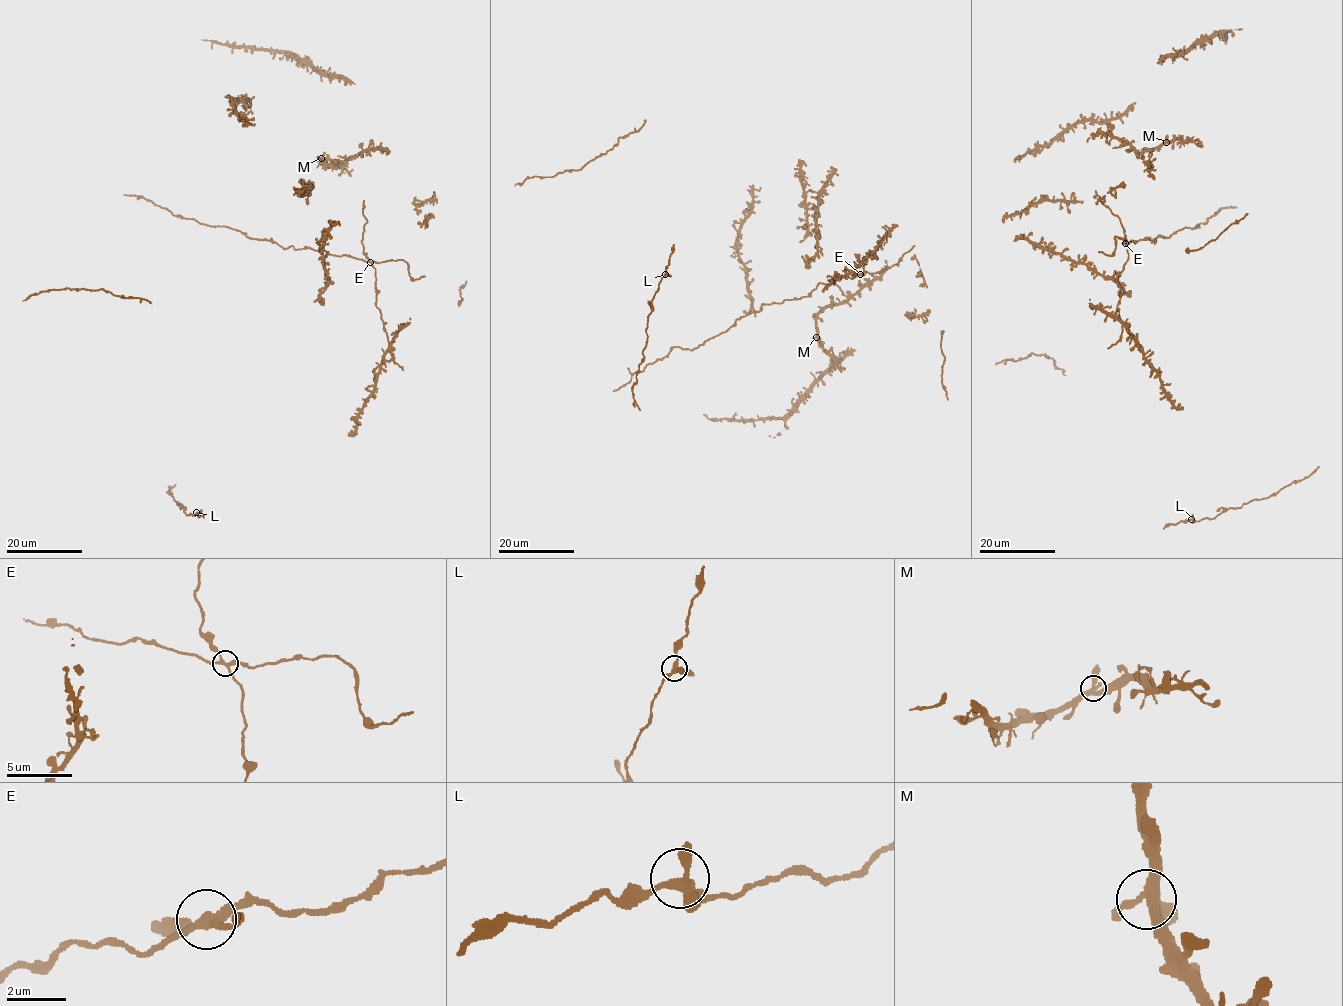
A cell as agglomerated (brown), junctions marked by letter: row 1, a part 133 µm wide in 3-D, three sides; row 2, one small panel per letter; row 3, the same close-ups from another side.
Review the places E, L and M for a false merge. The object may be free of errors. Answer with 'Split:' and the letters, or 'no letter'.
Split: E

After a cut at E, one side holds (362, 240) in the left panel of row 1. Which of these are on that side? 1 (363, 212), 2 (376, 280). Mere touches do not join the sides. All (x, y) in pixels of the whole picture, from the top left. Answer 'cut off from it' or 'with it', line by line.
1: with it
2: with it

